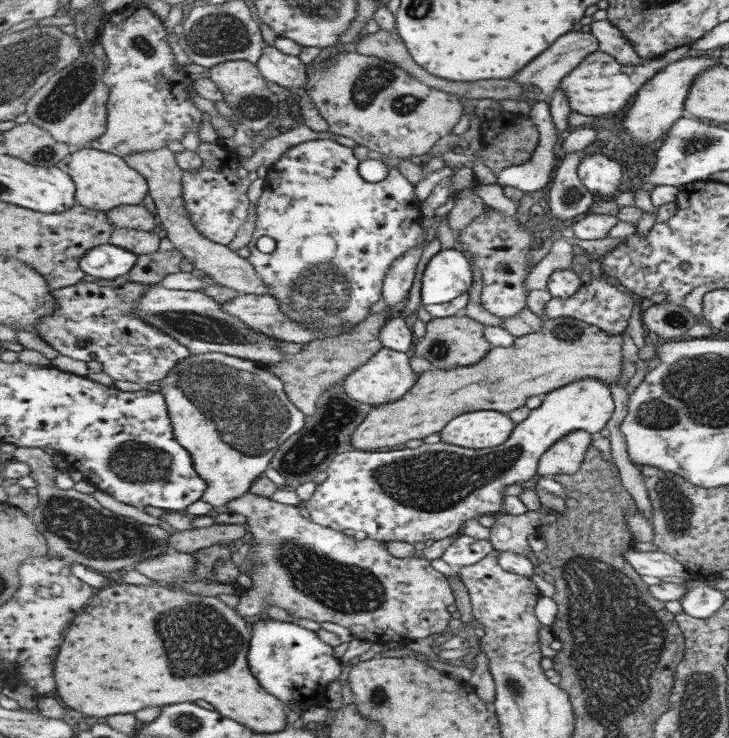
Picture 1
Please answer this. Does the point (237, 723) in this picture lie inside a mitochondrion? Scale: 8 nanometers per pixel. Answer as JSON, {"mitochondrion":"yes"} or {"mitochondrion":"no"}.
{"mitochondrion":"no"}

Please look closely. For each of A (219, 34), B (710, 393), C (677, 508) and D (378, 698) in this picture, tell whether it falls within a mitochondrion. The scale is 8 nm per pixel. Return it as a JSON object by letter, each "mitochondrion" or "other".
{"A":"mitochondrion","B":"mitochondrion","C":"mitochondrion","D":"mitochondrion"}

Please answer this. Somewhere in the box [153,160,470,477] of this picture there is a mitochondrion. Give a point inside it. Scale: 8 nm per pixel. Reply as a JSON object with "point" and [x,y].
{"point":[249,414]}

